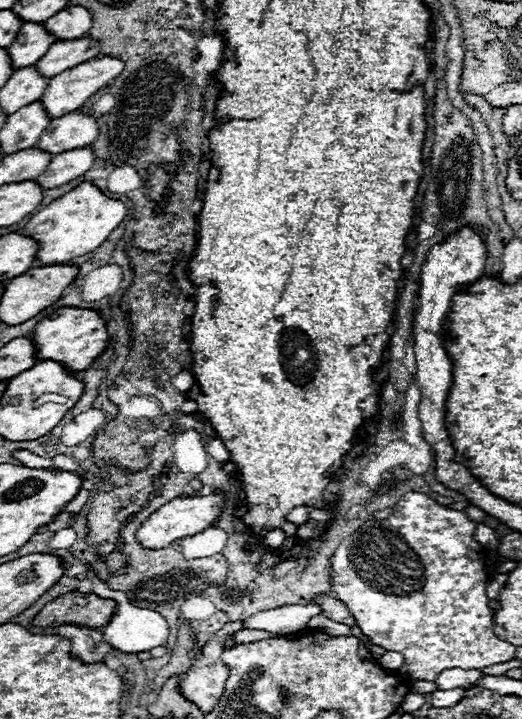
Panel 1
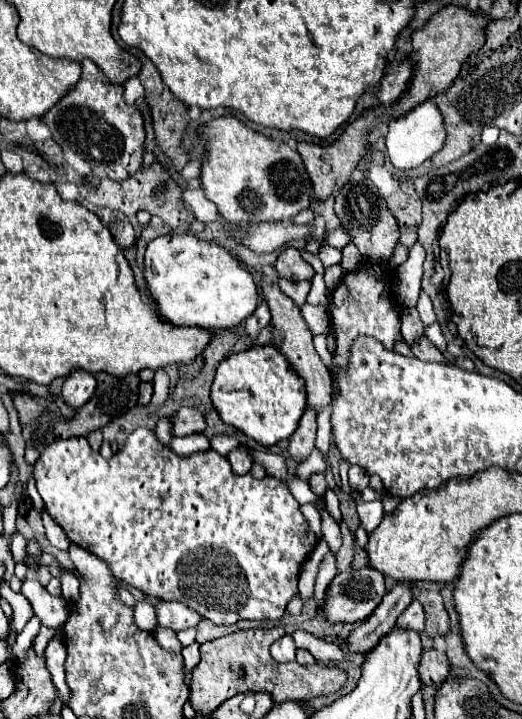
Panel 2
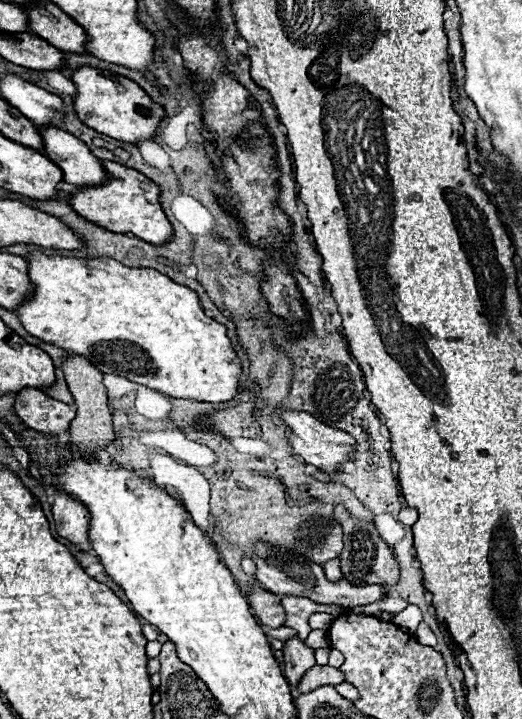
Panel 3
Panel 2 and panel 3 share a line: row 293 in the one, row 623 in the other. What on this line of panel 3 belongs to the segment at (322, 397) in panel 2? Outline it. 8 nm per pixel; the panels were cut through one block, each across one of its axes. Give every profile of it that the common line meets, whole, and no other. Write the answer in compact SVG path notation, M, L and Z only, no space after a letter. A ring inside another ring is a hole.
M252 586L248 590L248 600L250 600L250 606L256 614L256 618L268 626L268 628L280 628L284 626L284 608L280 604L280 596L276 594L270 594L266 590L262 590L260 586Z

